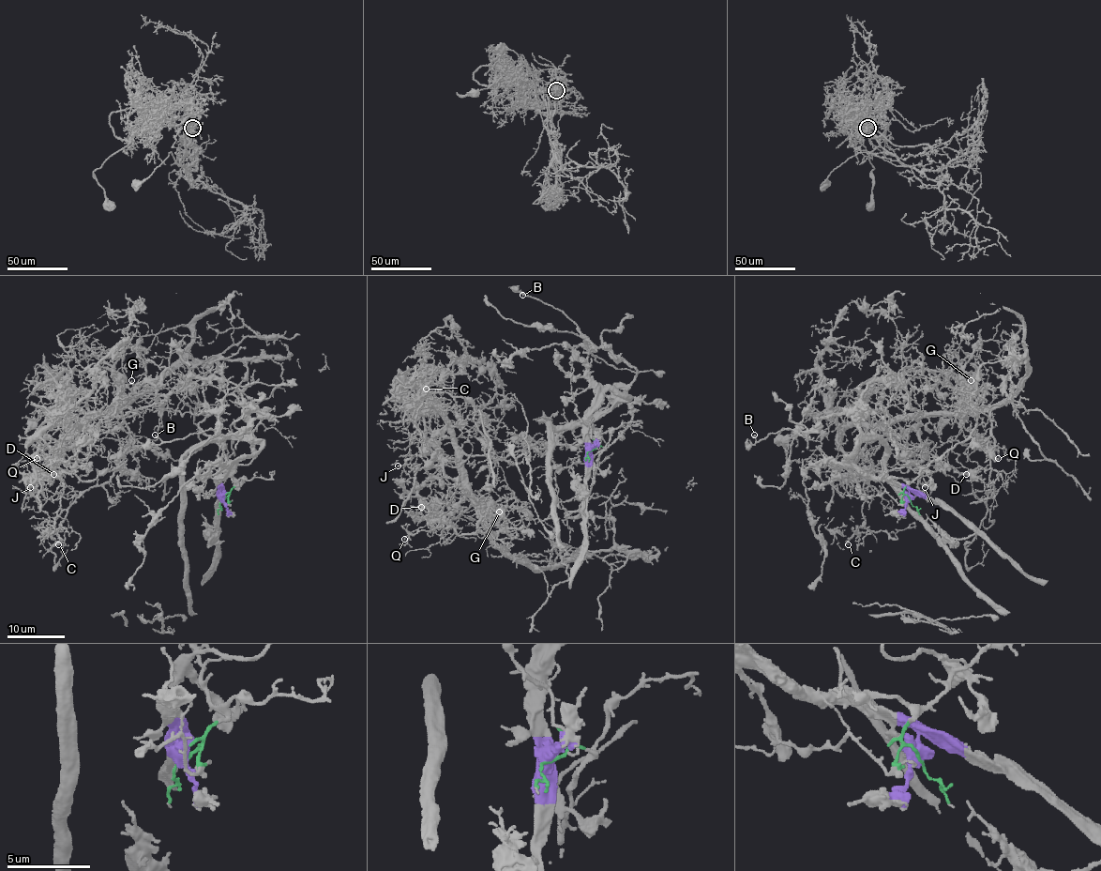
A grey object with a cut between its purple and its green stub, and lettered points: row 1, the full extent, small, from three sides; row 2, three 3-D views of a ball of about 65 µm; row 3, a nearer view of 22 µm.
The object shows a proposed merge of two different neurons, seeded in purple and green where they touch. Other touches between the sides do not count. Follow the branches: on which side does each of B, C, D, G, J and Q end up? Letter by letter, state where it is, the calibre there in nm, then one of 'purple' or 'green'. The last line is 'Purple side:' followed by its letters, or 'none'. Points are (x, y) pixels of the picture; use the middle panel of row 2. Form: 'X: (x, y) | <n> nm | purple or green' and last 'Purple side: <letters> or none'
B: (522, 295) | 170 nm | purple
C: (426, 389) | 110 nm | green
D: (421, 507) | 130 nm | green
G: (499, 511) | 130 nm | green
J: (398, 466) | 160 nm | green
Q: (404, 539) | 130 nm | green
Purple side: B

